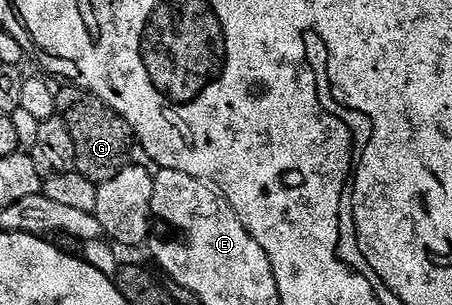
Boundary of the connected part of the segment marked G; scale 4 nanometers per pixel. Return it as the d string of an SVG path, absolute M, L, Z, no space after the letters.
M71 83L57 88L56 112L58 116L70 127L70 135L74 139L74 155L76 156L76 172L86 179L95 181L109 181L129 164L128 152L134 149L132 129L122 115L118 115L102 99L92 93L87 93Z

